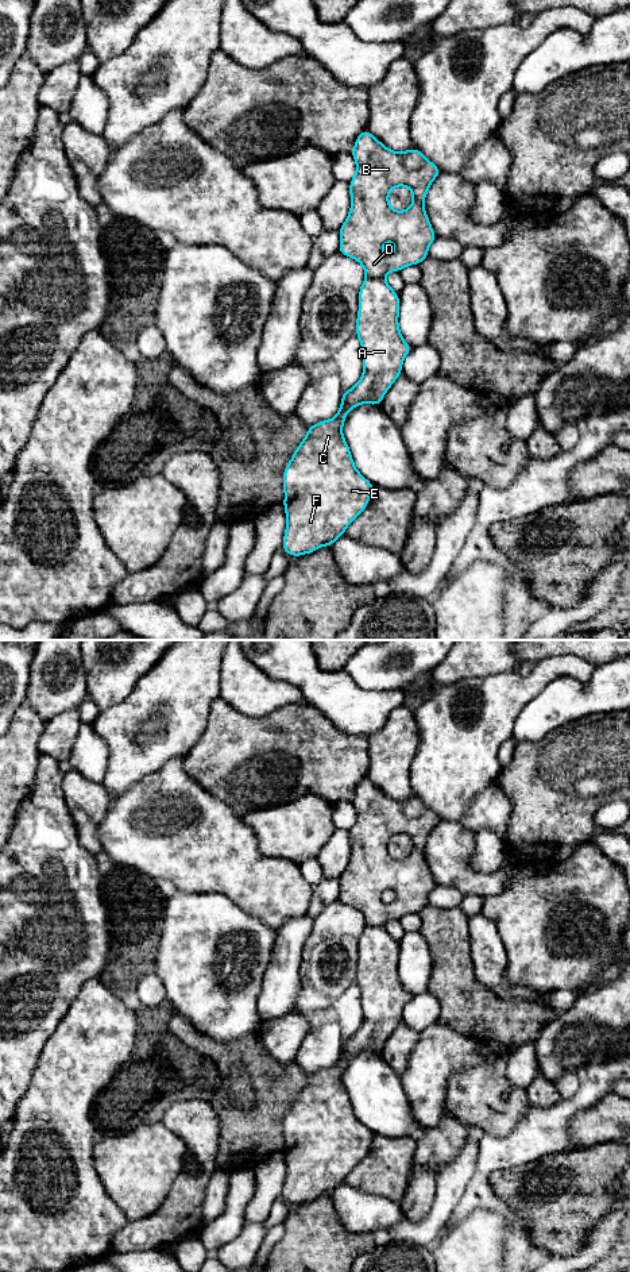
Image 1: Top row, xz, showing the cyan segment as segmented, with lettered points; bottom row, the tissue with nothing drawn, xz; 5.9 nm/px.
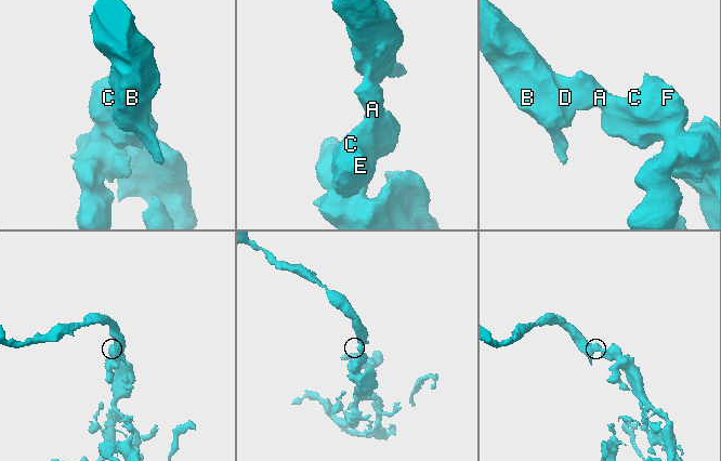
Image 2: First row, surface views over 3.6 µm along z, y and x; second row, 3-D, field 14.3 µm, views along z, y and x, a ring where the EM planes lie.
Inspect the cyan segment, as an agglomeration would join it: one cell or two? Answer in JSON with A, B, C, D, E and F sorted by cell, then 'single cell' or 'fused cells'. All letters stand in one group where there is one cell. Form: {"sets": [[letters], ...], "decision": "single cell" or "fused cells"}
{"sets": [["A", "B", "C", "D", "E", "F"]], "decision": "single cell"}

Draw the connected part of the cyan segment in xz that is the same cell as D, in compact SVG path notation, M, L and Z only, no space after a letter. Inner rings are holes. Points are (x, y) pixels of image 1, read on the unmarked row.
M368 778L362 779L351 799L356 821L349 829L351 857L339 878L339 901L351 905L364 916L366 928L359 937L356 986L362 991L363 1025L343 1040L341 1052L333 1067L308 1076L283 1118L283 1156L287 1165L282 1196L293 1206L313 1202L320 1195L331 1195L344 1184L347 1175L367 1156L374 1132L355 1115L343 1074L348 1060L364 1051L380 1053L386 1040L402 1022L402 1010L411 999L399 979L399 943L384 929L390 920L401 920L426 907L436 882L426 863L424 848L430 832L441 818L418 797L399 801L387 797ZM395 834L406 834L413 841L411 853L399 860L389 852L389 841ZM386 890L395 891L393 902L383 902Z

